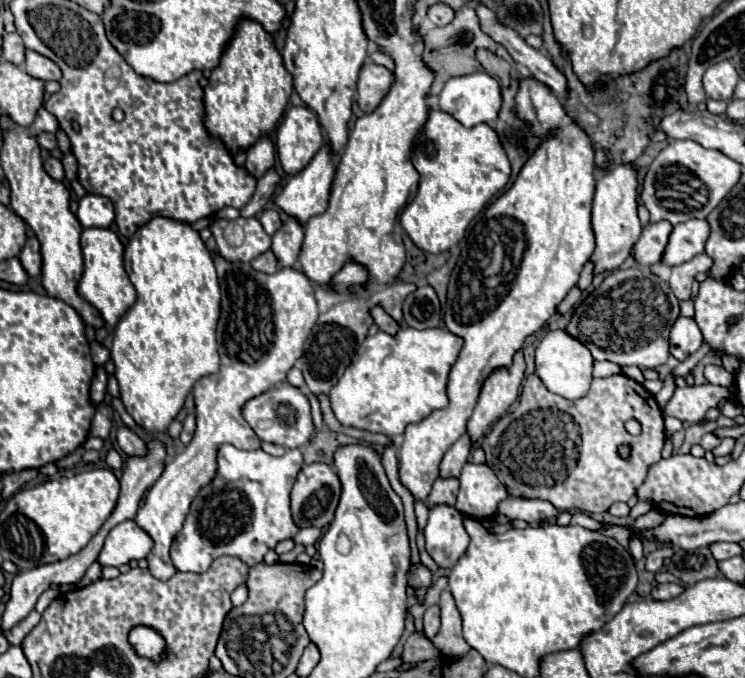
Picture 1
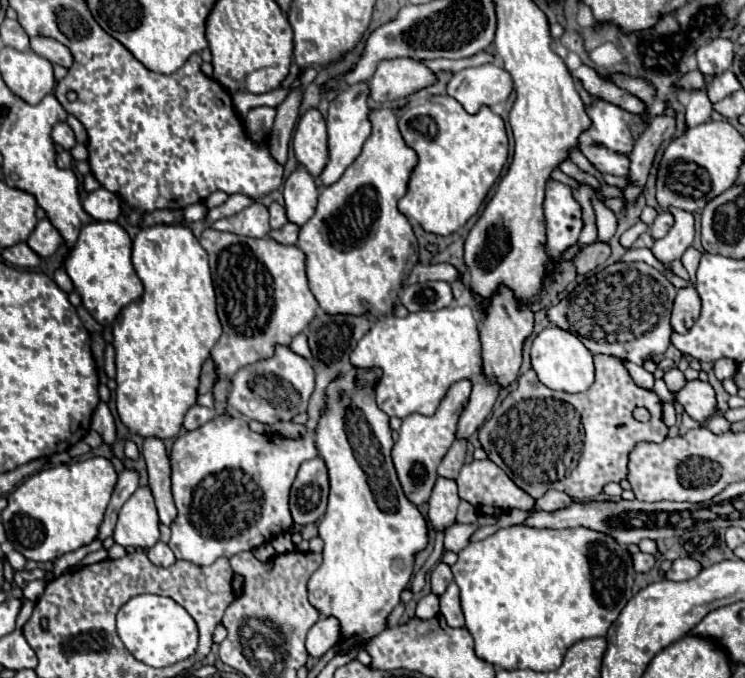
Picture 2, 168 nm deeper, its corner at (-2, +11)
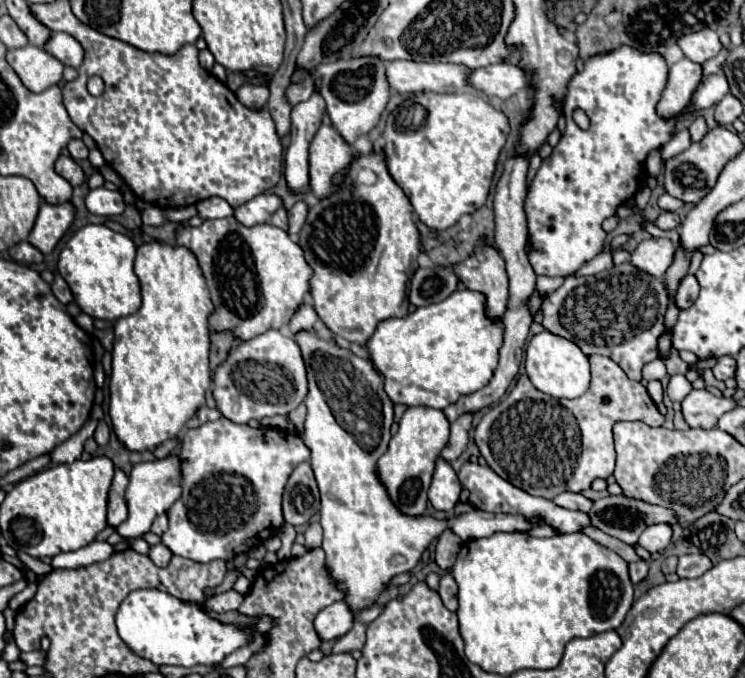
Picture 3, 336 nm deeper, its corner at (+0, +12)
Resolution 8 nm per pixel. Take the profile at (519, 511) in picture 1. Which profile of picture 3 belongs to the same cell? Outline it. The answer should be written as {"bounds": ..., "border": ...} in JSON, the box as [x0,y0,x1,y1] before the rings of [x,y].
{"bounds":[553,492,591,512],"border":[[[561,492],[553,498],[553,502],[561,508],[567,508],[567,510],[589,512],[589,508],[591,508],[591,500],[585,498],[583,494],[575,494],[575,492]]]}

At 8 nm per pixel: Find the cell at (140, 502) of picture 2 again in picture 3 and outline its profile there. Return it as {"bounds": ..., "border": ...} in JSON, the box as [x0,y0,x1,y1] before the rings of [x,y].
{"bounds":[117,456,181,538],"border":[[[167,456],[163,460],[153,462],[141,462],[133,466],[133,472],[129,474],[129,486],[125,490],[125,502],[127,502],[127,520],[117,526],[117,532],[127,538],[141,538],[151,530],[153,520],[167,512],[171,504],[181,496],[181,484],[179,484],[179,458]]]}

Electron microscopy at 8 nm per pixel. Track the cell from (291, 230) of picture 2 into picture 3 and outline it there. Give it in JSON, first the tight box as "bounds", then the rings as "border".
{"bounds":[289,200,307,234],"border":[[[299,200],[291,210],[289,210],[289,234],[299,234],[307,216],[307,204]]]}

